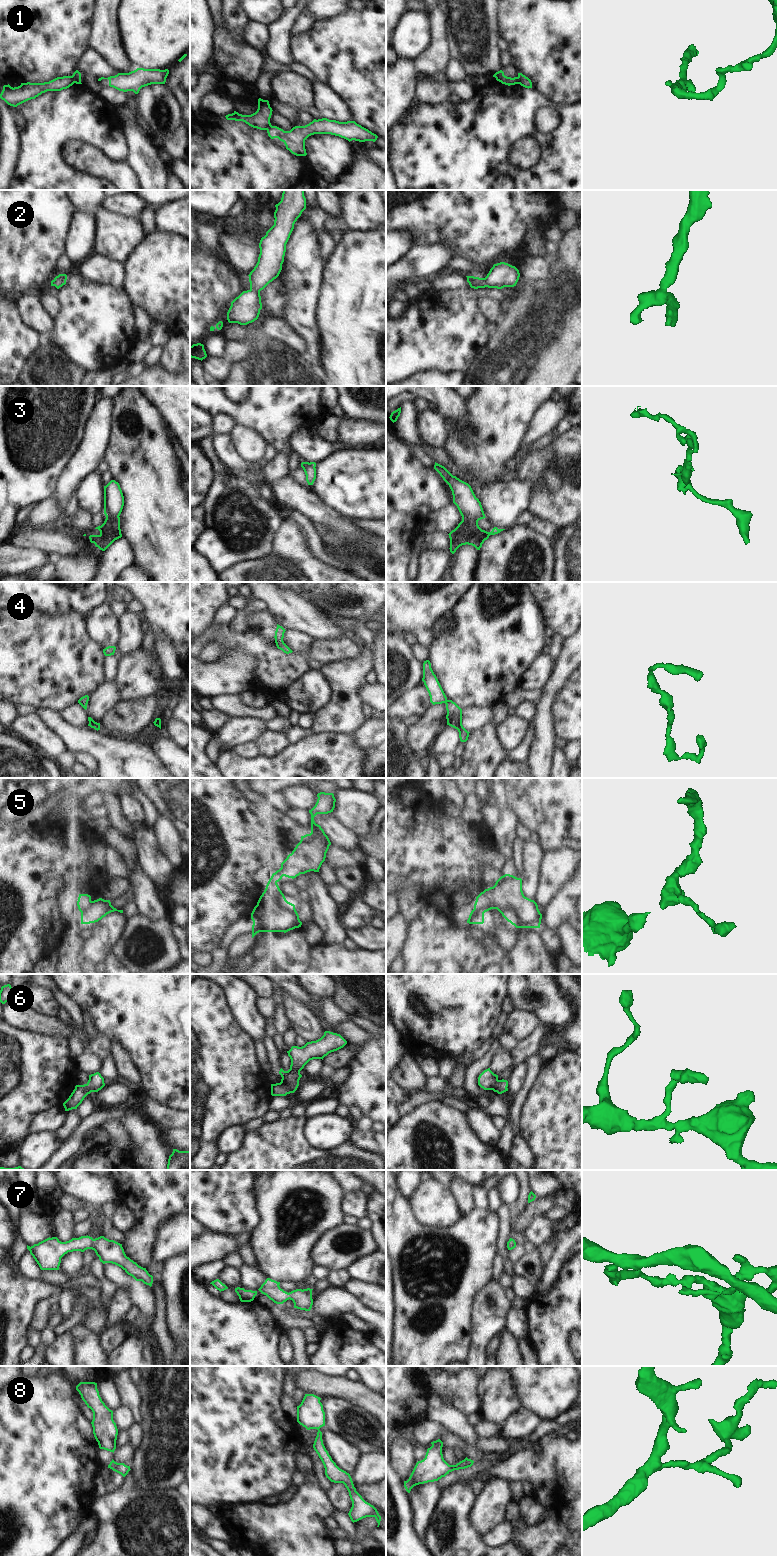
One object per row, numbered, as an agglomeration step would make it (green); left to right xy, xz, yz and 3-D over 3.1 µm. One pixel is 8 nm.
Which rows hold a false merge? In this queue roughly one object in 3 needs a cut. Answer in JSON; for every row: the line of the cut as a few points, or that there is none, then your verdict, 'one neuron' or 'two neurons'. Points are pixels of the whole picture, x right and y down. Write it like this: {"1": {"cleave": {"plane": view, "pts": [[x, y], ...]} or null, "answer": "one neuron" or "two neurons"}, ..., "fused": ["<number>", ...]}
{"1": {"cleave": {"plane": "xy", "pts": [[71, 76], [75, 82]]}, "answer": "two neurons"}, "2": {"cleave": null, "answer": "one neuron"}, "3": {"cleave": null, "answer": "one neuron"}, "4": {"cleave": null, "answer": "one neuron"}, "5": {"cleave": {"plane": "xy", "pts": [[92, 901], [81, 914]]}, "answer": "two neurons"}, "6": {"cleave": null, "answer": "one neuron"}, "7": {"cleave": null, "answer": "one neuron"}, "8": {"cleave": null, "answer": "one neuron"}, "fused": ["1", "5"]}

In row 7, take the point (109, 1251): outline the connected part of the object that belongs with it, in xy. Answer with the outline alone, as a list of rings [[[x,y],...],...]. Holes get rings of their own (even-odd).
[[[87,1235],[72,1238],[66,1242],[61,1242],[57,1237],[49,1237],[31,1247],[27,1245],[27,1249],[41,1270],[59,1270],[61,1258],[68,1252],[84,1252],[87,1249],[92,1249],[103,1264],[115,1264],[136,1281],[142,1281],[150,1287],[153,1283],[153,1276],[148,1273],[146,1268],[139,1266],[126,1256],[122,1244],[104,1236],[93,1239]]]

